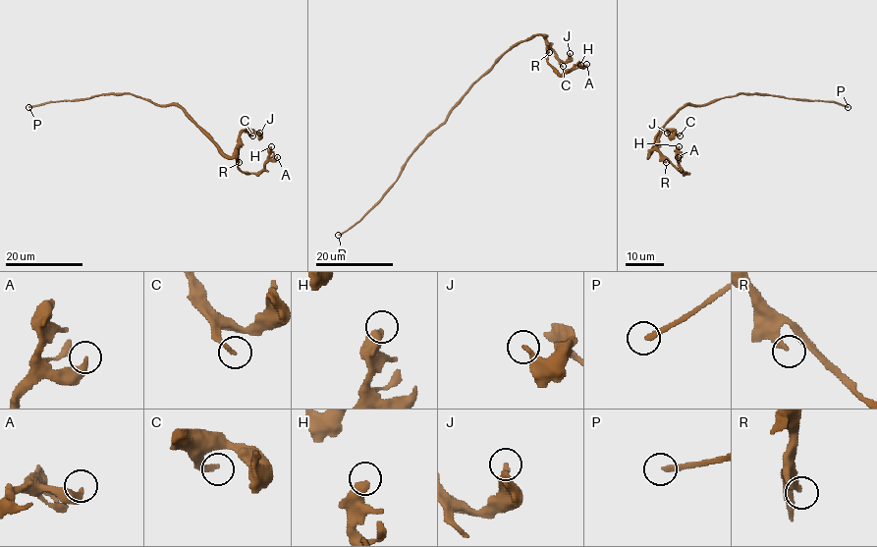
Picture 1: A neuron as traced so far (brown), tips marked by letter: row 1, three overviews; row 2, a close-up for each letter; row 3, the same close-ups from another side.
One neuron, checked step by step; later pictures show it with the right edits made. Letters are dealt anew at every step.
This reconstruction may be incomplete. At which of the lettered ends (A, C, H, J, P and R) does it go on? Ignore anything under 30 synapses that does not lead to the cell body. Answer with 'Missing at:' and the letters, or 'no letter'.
Missing at: P

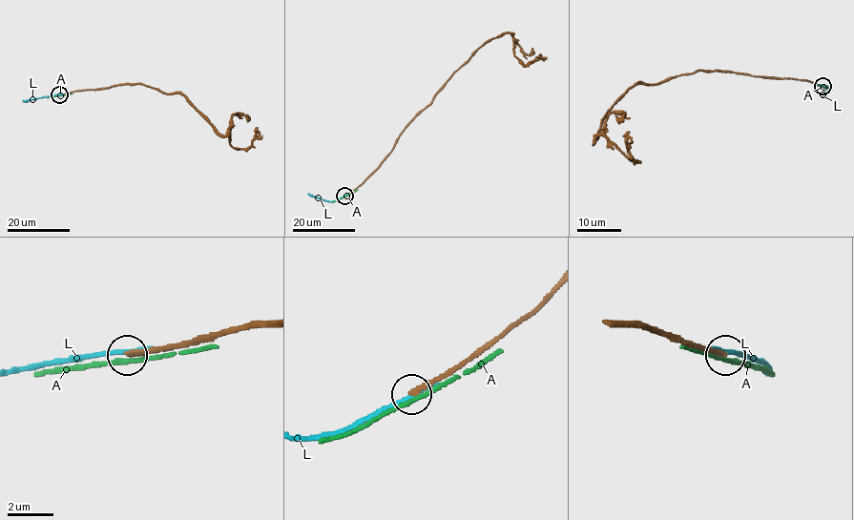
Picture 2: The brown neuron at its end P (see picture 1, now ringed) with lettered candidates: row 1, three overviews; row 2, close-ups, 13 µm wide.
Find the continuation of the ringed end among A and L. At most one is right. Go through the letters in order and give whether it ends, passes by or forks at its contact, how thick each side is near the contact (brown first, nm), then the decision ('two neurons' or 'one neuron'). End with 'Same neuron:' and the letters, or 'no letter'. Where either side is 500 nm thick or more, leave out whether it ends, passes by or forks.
A: it passes by | 260/170 nm | two neurons
L: it ends | 260/240 nm | two neurons
Same neuron: no letter

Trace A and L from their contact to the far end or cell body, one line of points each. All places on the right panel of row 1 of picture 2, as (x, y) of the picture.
A: (821, 87), (832, 90)
L: (821, 86), (831, 89), (820, 95)

